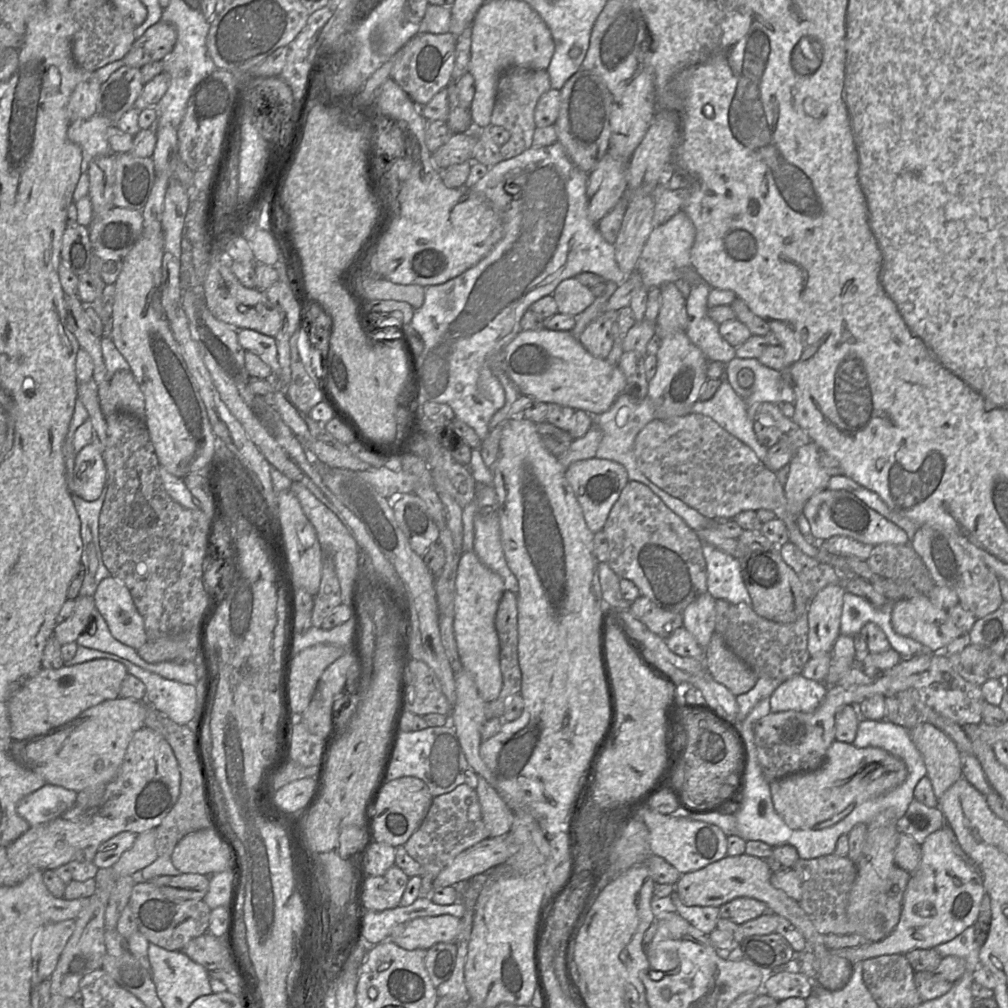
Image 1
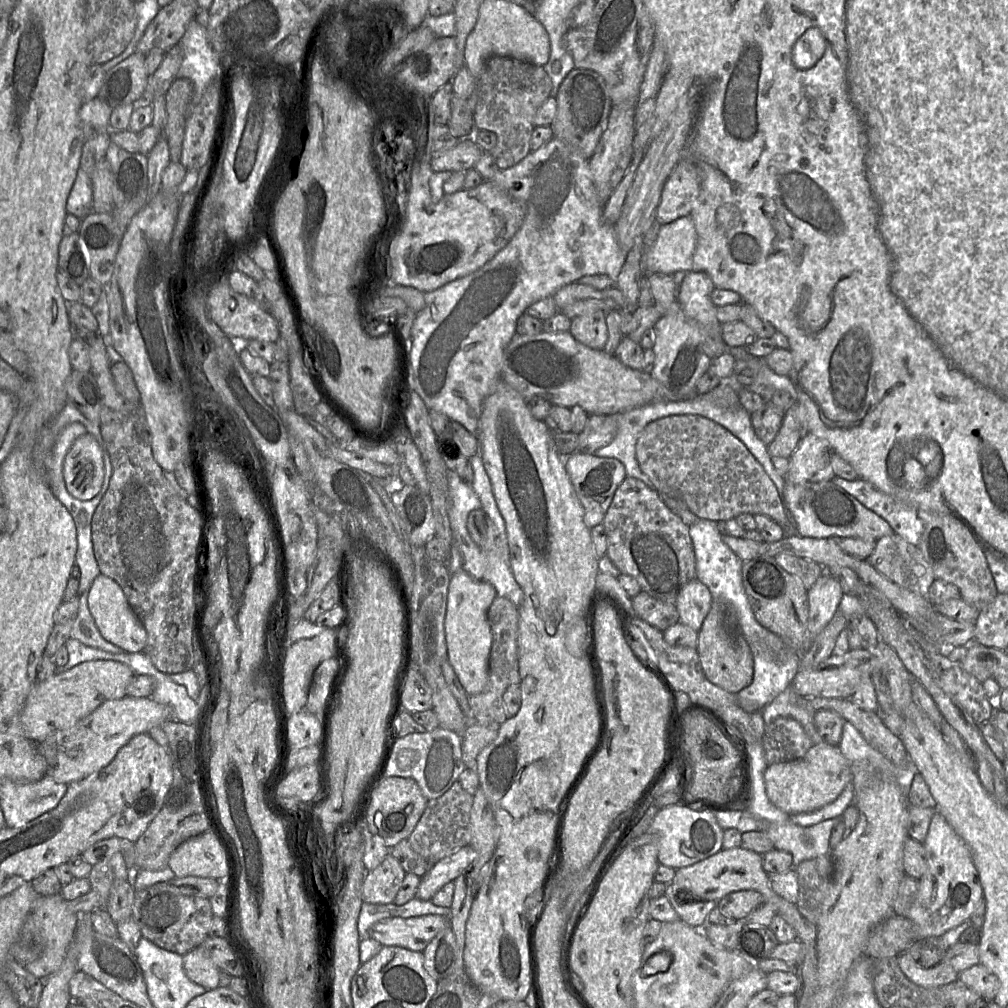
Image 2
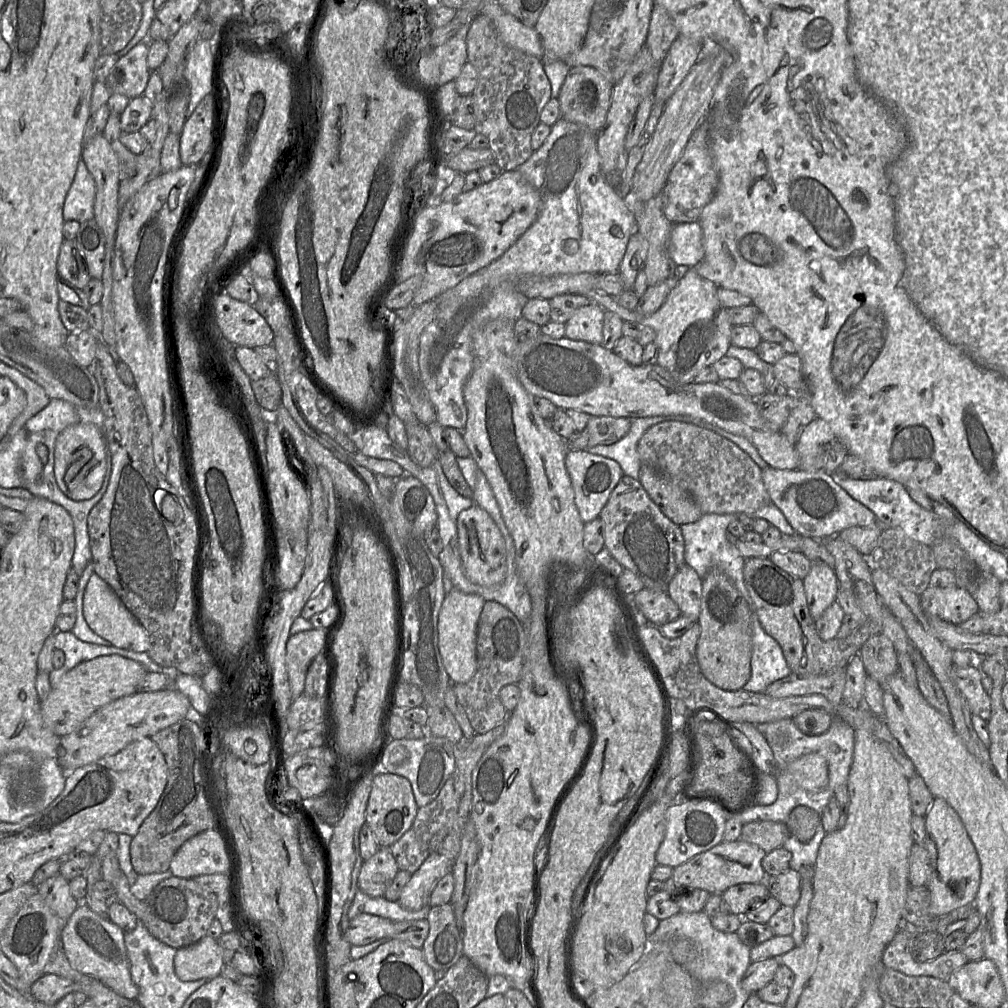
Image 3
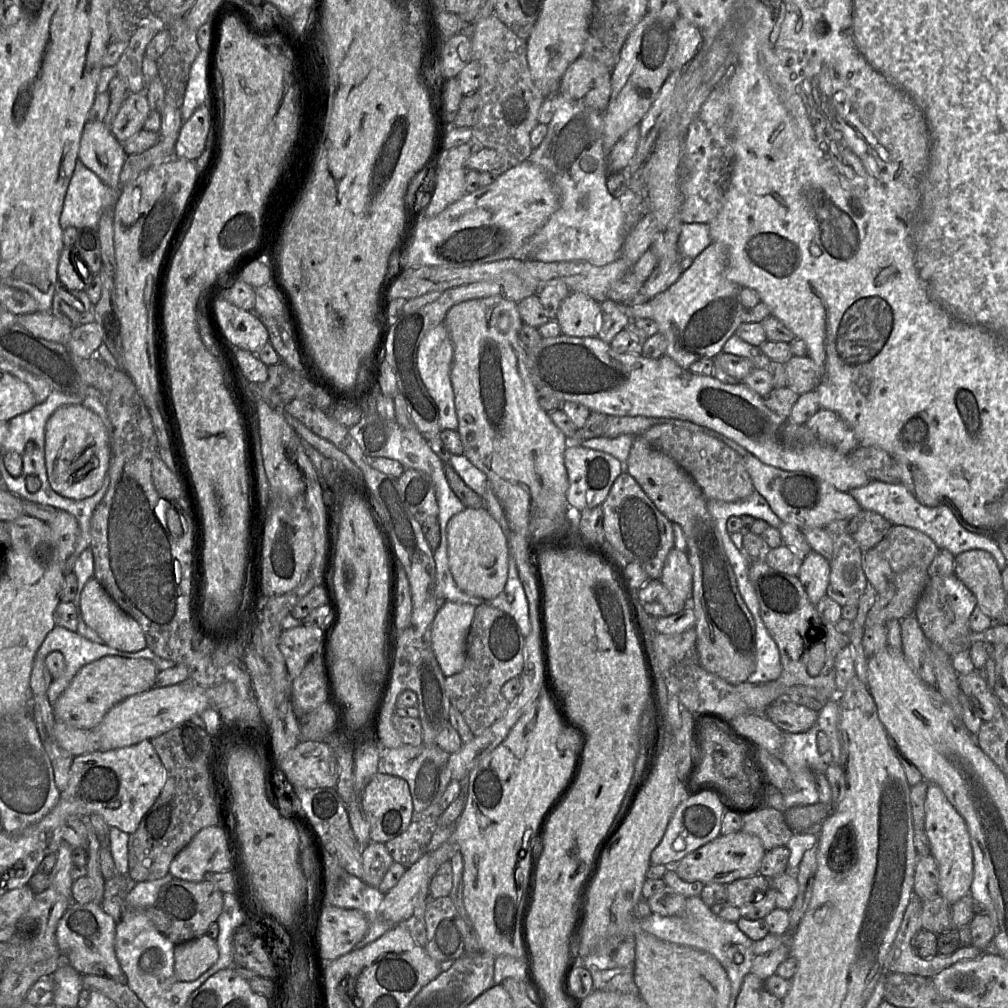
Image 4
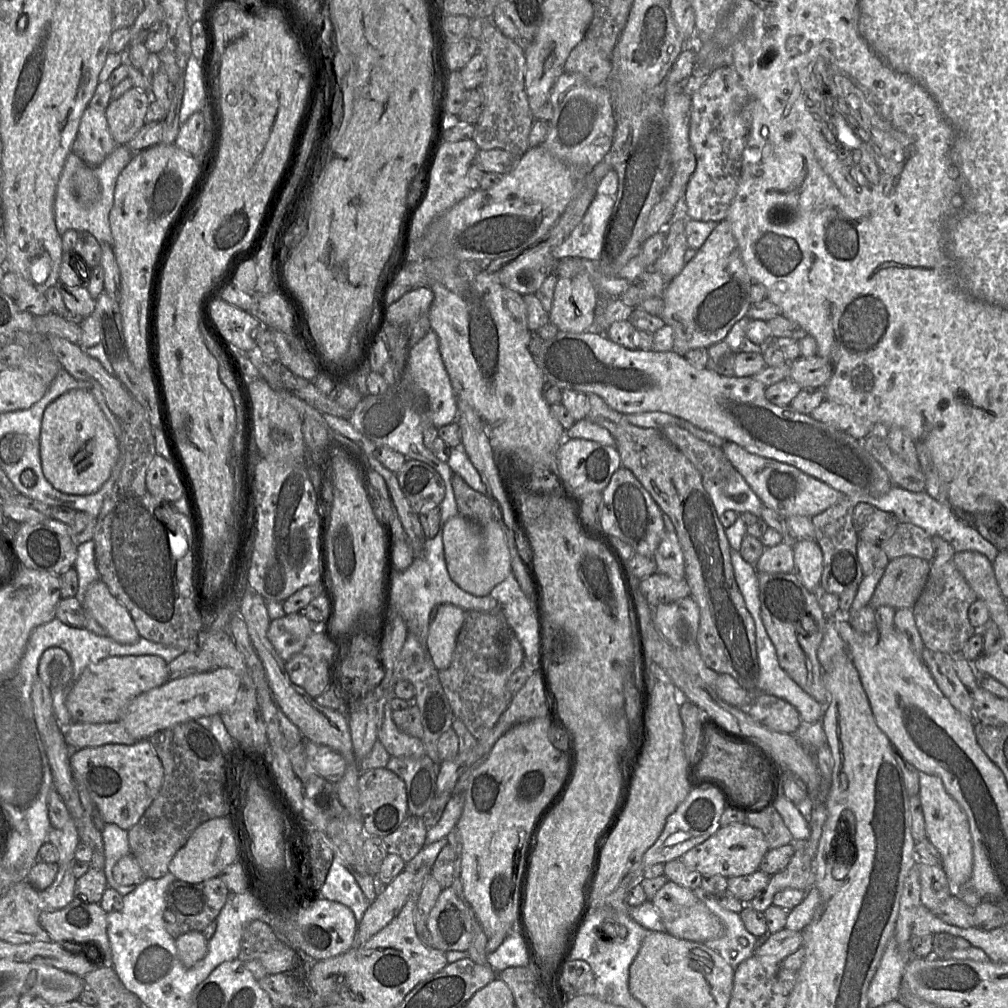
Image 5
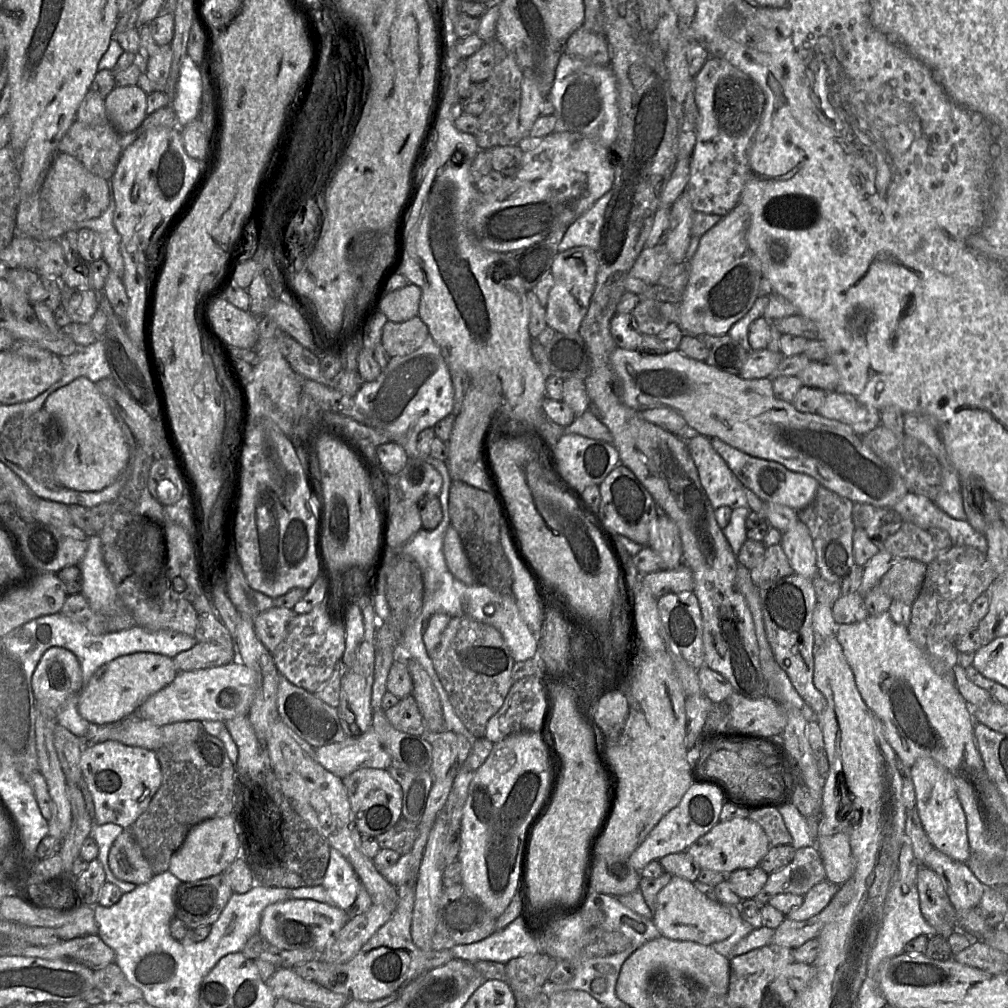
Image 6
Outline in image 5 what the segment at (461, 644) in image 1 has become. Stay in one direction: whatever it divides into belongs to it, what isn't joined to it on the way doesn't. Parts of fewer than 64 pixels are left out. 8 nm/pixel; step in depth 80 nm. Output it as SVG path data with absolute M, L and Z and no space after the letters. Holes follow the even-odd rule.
M442 604L430 613L426 647L438 670L450 666L465 617L466 611L452 604Z

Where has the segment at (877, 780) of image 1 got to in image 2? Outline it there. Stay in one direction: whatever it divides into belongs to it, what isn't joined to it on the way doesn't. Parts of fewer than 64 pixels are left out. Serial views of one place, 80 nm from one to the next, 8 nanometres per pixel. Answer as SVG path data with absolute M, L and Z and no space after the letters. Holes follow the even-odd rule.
M826 741L815 744L801 758L767 765L764 773L766 793L787 815L808 813L834 802L852 781L852 766L838 745Z

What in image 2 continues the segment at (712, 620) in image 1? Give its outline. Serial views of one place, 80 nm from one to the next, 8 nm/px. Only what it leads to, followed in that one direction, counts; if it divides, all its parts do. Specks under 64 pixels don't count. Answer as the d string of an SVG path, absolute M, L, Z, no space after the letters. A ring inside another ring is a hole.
M696 578L679 591L674 605L679 612L680 622L698 632L712 604L709 588Z

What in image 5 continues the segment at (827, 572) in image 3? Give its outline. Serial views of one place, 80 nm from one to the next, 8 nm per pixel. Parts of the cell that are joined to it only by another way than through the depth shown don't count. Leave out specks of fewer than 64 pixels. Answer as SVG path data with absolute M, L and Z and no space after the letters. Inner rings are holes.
M813 539L792 540L794 573L805 588L814 593L821 583L823 553Z

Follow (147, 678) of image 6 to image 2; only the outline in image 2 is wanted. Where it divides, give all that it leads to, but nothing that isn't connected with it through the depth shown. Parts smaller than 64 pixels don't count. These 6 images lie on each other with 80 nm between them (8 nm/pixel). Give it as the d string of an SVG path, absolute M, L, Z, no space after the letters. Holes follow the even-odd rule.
M101 659L82 662L67 671L35 683L21 713L25 735L40 743L54 733L72 727L104 702L126 697L127 687L135 675L140 674L135 674L121 661Z

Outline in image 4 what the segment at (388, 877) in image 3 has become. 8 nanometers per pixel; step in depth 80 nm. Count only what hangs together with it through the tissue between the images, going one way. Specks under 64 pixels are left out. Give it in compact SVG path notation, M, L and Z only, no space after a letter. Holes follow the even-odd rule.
M369 842L361 850L363 875L362 881L367 885L378 888L384 875L394 860L384 843Z

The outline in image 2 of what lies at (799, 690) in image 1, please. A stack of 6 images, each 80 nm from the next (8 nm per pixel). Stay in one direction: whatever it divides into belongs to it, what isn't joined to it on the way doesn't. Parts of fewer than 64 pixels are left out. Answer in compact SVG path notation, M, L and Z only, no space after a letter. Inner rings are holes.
M790 687L785 689L762 709L764 723L769 723L777 717L791 717L799 721L814 744L823 742L813 724L815 711L809 709L808 699L798 695Z

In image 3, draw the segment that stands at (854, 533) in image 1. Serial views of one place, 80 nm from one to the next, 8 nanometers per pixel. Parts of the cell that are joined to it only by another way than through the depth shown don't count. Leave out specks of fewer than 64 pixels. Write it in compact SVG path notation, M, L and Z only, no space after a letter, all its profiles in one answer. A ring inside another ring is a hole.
M768 466L762 469L762 479L771 502L782 511L795 533L801 536L814 539L829 538L853 526L865 527L878 523L873 512L859 501L853 499L835 482L832 475L799 469L779 470Z

